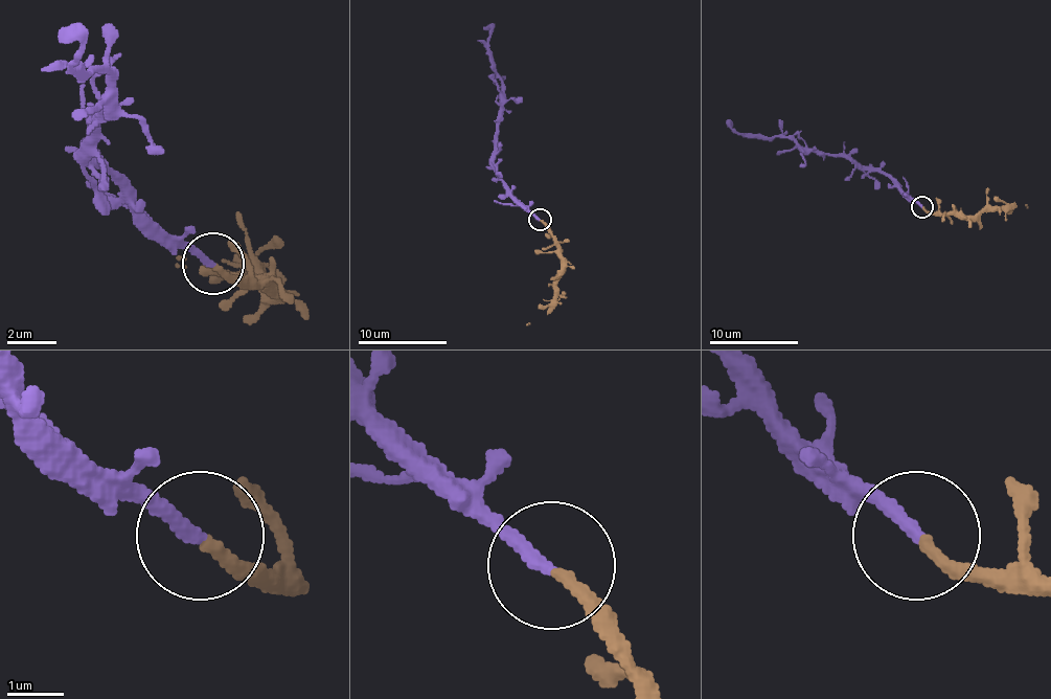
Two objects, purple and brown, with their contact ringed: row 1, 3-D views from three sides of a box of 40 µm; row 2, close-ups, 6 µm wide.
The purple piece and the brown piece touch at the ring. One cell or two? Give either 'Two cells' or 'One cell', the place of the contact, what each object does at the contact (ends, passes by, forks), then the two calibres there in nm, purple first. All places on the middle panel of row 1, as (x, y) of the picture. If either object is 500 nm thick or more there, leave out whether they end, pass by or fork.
One cell. Place: (540, 219). At the ring purple ends. At the ring brown ends. Thickness 260 nm (purple) against 240 nm

